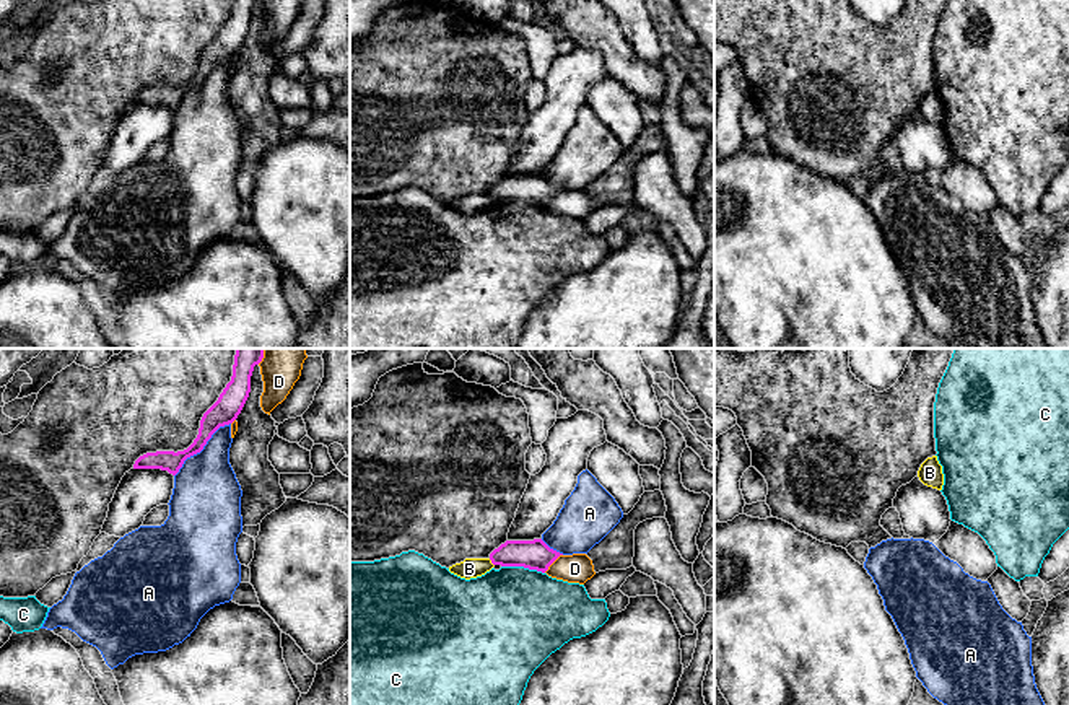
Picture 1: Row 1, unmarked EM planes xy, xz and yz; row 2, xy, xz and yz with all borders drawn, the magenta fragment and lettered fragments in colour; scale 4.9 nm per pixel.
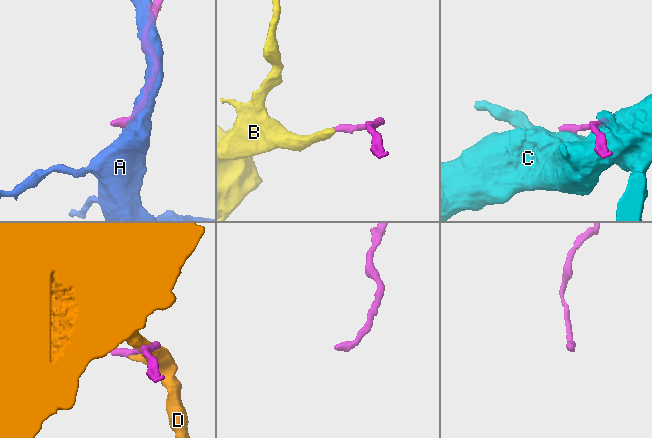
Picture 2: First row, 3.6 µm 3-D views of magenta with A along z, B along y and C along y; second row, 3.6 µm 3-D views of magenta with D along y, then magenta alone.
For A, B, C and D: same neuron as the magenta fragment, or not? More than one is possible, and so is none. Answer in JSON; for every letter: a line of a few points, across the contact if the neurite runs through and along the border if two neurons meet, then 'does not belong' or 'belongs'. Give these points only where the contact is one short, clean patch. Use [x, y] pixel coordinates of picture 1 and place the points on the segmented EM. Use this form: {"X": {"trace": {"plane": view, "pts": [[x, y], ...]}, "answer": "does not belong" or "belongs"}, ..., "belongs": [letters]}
{"A": {"answer": "does not belong"}, "B": {"trace": {"plane": "xz", "pts": [[488, 559], [493, 565]]}, "answer": "does not belong"}, "C": {"answer": "does not belong"}, "D": {"answer": "does not belong"}, "belongs": []}

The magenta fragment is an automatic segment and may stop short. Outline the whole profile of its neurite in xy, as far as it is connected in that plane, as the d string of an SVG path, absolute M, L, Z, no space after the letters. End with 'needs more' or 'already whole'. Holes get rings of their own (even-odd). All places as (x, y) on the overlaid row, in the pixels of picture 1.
M236 348L233 376L218 401L203 414L199 435L184 451L156 451L140 456L133 469L161 469L176 475L184 461L203 449L212 435L225 425L233 423L241 414L249 392L254 366L264 358L264 348Z; already whole

